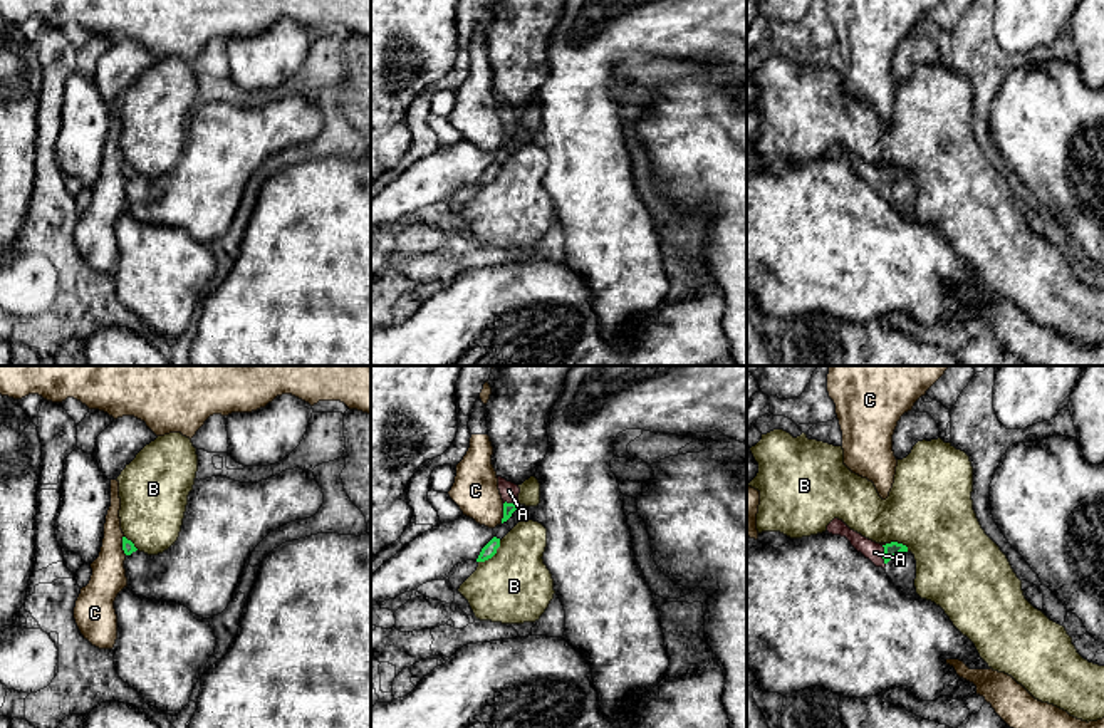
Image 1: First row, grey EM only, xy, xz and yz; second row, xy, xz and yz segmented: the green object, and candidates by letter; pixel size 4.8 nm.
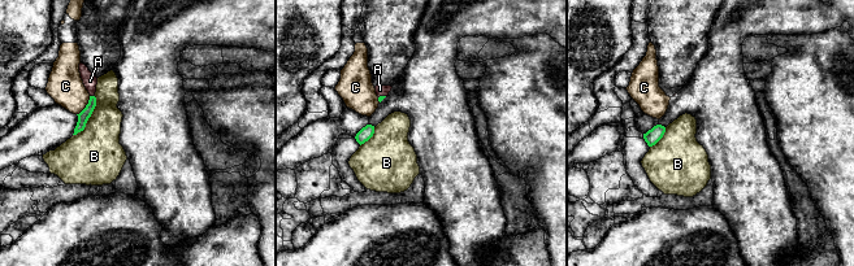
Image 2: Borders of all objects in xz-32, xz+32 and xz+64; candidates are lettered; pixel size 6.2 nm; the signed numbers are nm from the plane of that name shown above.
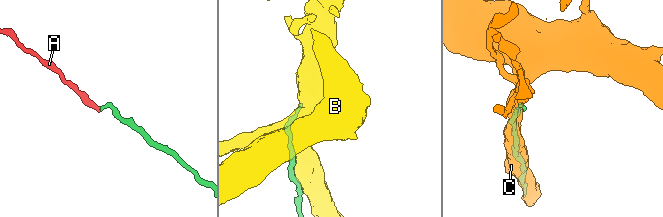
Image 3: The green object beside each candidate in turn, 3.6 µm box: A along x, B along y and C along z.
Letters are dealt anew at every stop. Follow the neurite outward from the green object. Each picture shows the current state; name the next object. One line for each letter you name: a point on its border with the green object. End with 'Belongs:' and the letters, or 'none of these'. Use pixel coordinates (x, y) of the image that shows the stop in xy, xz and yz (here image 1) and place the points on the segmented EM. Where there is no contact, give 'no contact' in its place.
A: contact yz (885, 556)
Belongs: A

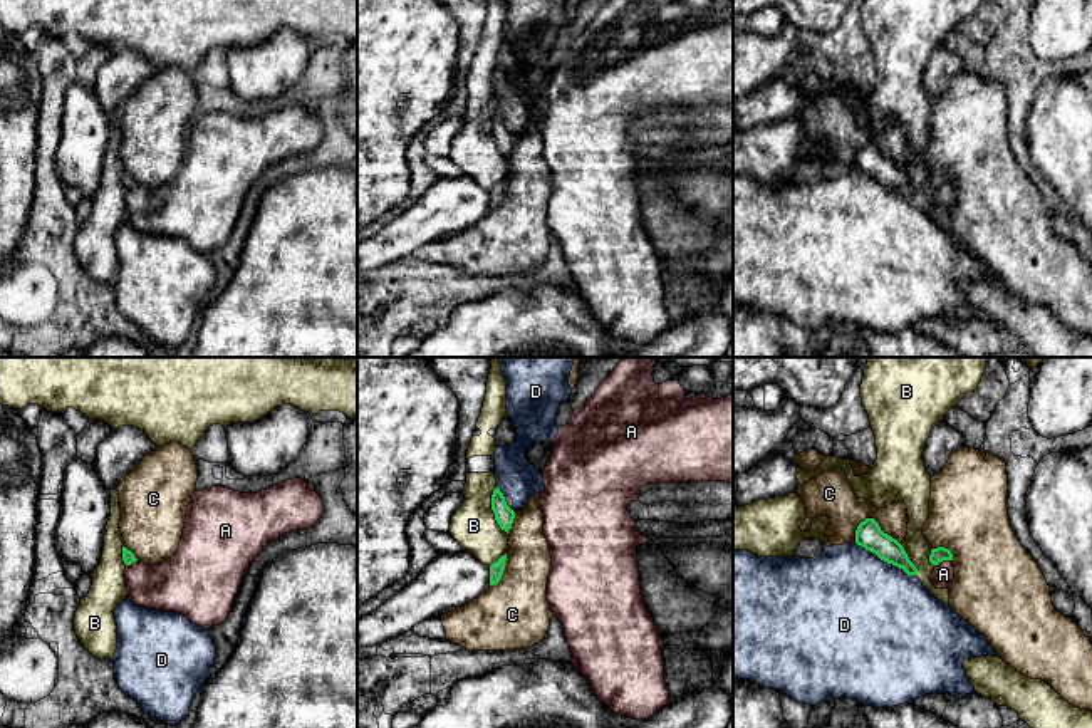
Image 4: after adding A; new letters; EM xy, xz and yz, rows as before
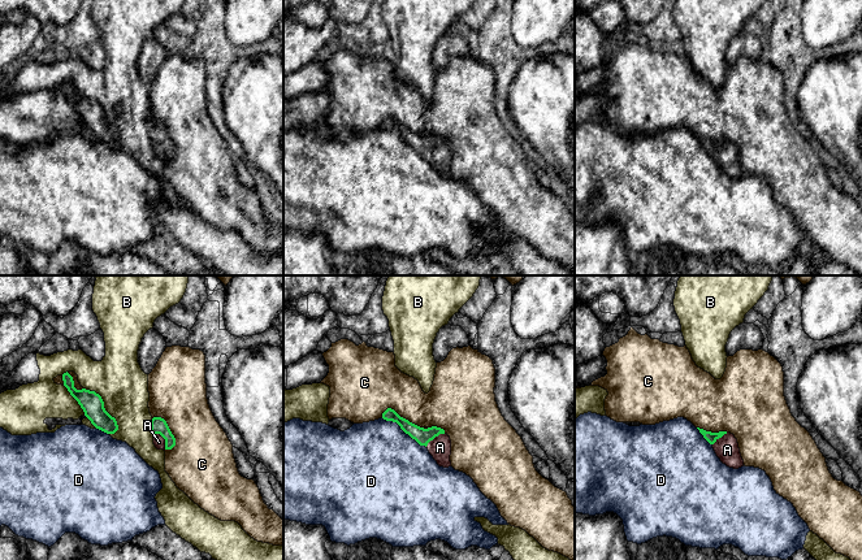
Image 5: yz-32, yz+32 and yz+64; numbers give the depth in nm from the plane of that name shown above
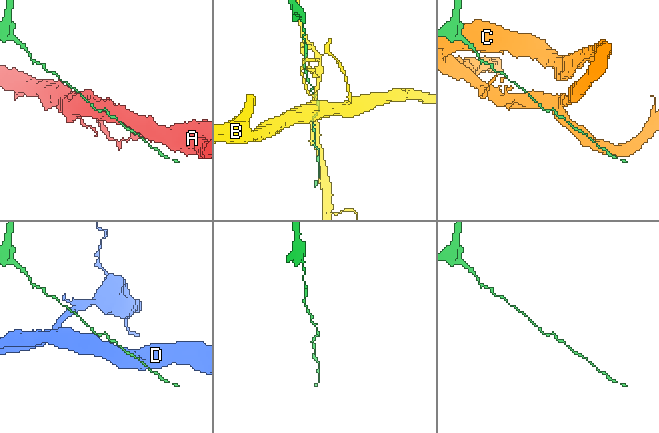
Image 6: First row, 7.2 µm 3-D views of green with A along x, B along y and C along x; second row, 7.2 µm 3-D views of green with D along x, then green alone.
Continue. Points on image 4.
Belongs: none of these

